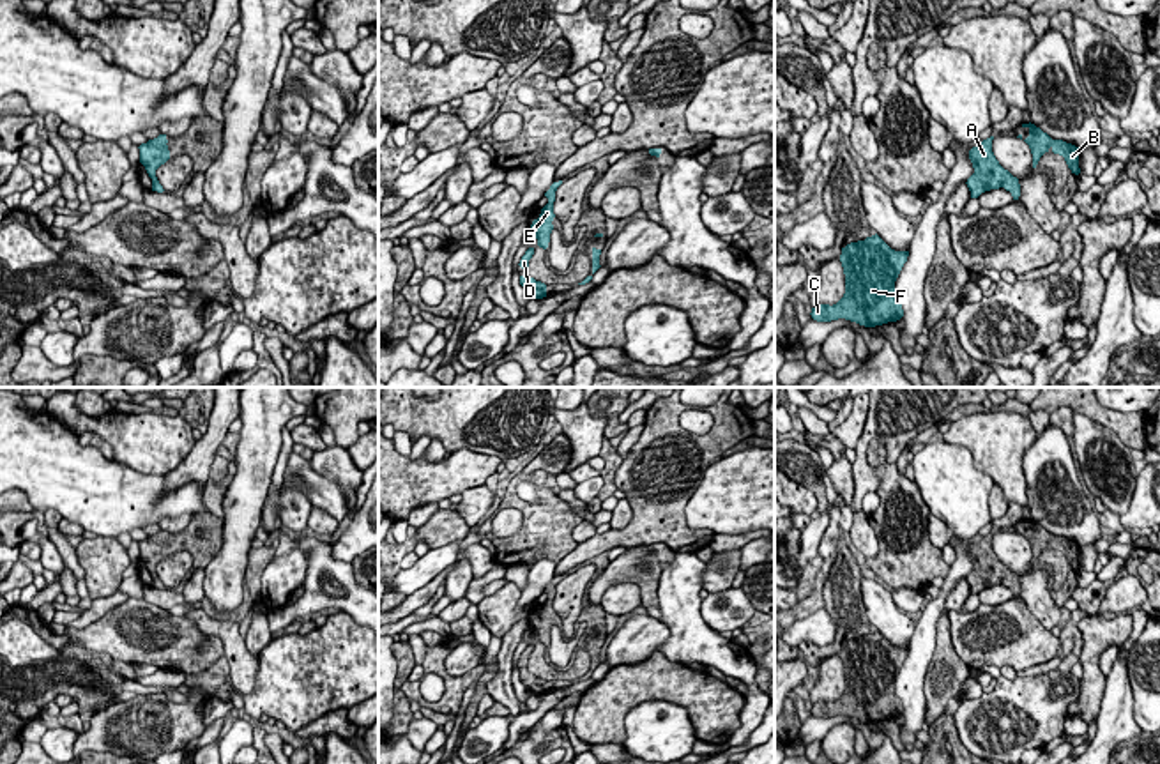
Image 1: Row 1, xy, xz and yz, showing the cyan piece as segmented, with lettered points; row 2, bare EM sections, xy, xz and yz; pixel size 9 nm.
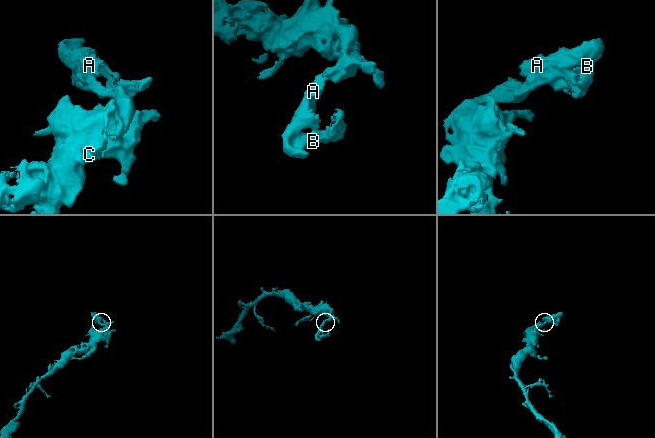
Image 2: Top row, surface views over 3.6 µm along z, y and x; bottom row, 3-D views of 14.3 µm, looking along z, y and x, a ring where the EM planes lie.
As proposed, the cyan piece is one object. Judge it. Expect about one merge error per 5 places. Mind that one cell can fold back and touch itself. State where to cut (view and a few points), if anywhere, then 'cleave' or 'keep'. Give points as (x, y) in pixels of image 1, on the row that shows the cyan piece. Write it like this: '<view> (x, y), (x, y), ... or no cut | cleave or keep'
no cut | keep

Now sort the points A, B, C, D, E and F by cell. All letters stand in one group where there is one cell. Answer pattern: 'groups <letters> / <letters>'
groups A B C D E F

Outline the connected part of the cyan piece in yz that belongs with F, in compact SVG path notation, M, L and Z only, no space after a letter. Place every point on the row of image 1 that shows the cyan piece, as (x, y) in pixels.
M877 233L847 244L840 255L845 294L833 306L812 308L812 318L817 322L845 318L865 327L900 320L904 309L895 297L895 281L907 256L909 251L891 249Z

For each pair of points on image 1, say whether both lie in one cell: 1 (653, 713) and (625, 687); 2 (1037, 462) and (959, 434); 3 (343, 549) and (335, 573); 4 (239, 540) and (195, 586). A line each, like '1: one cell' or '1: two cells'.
1: two cells
2: two cells
3: two cells
4: two cells

